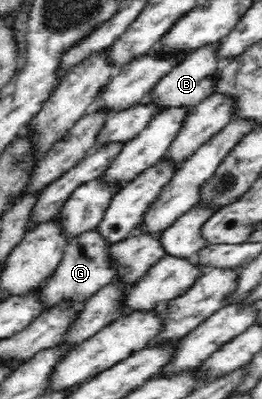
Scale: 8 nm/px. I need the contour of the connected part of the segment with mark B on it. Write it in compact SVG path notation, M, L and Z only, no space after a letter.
M214 44L188 52L168 73L158 79L154 87L144 96L142 103L149 103L160 112L175 108L194 108L211 94L211 77L222 64L224 62L221 63L216 59Z

